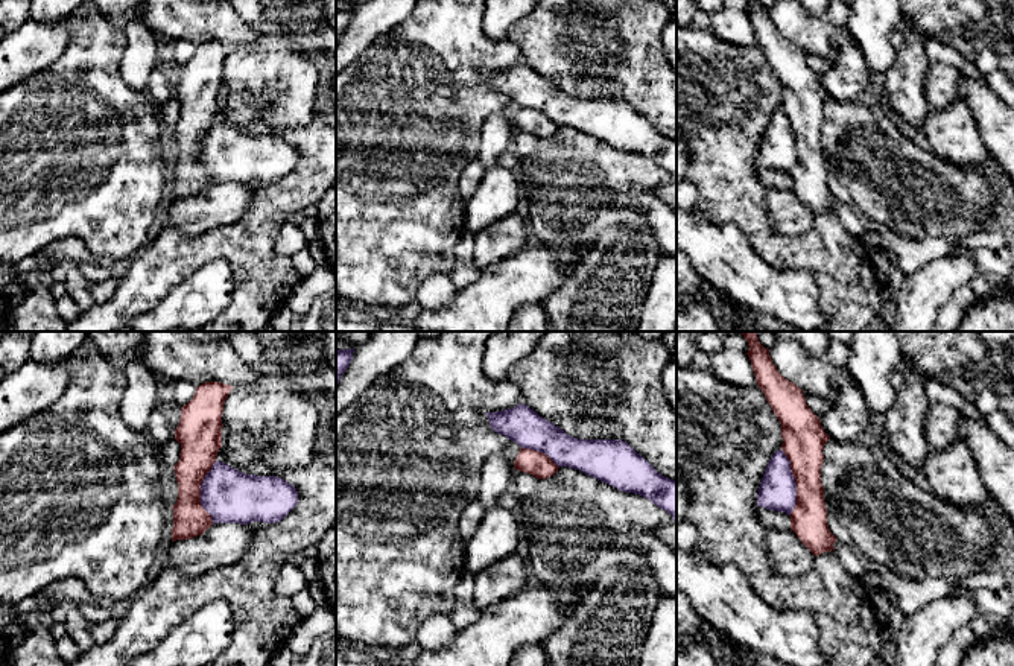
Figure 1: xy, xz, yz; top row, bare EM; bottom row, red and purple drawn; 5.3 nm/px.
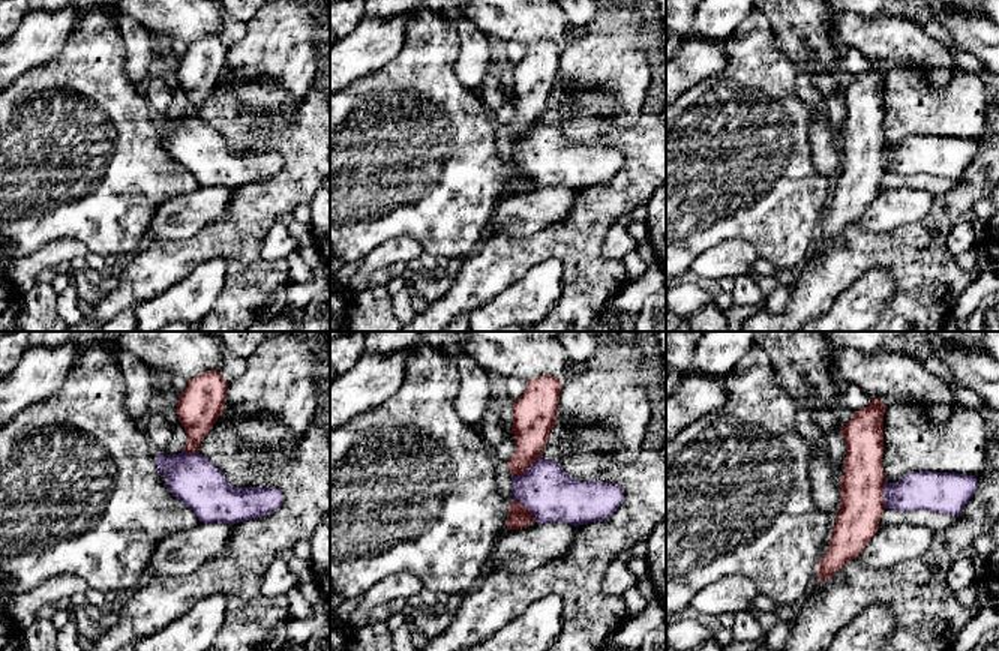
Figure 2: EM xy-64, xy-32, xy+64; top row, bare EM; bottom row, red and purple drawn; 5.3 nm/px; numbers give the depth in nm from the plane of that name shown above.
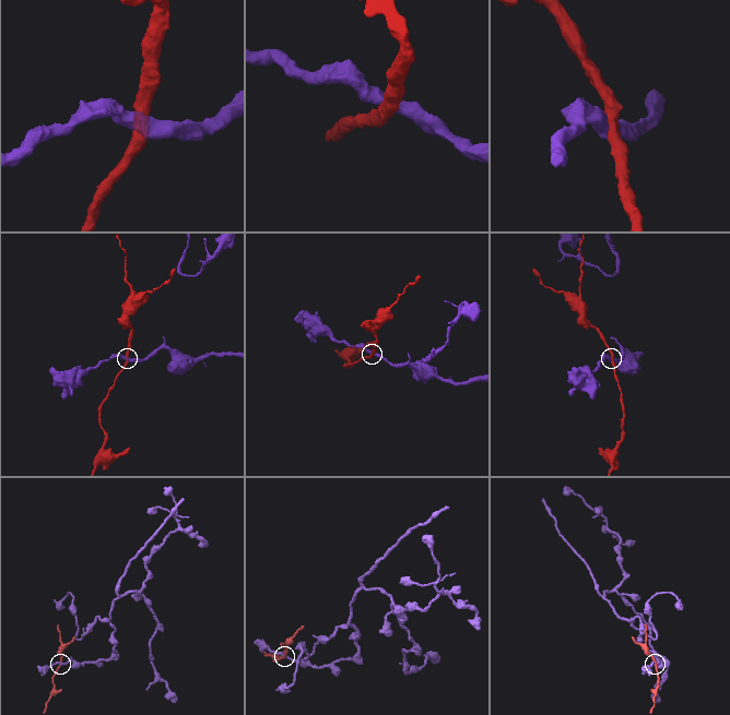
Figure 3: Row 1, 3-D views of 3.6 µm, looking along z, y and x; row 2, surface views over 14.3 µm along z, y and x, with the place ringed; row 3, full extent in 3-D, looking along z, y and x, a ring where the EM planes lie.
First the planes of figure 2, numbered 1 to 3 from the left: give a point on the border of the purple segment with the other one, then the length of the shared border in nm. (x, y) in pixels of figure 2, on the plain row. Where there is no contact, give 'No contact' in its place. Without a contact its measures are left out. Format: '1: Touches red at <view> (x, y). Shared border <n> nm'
1: Touches red at xy-64 (191, 116). Shared border 80 nm
2: Touches red at xy-32 (525, 134). Shared border 190 nm
3: Touches red at xy+64 (882, 158). Shared border 150 nm

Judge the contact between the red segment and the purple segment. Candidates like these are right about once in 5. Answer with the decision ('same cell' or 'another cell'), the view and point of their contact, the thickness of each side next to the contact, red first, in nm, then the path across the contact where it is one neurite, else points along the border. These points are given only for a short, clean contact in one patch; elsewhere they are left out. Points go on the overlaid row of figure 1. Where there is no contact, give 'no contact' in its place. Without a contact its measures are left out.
another cell; contact yz (795, 481); calibres 220 and 200 nm; border yz (782, 449), (789, 461), (795, 482), (795, 507), (789, 516)

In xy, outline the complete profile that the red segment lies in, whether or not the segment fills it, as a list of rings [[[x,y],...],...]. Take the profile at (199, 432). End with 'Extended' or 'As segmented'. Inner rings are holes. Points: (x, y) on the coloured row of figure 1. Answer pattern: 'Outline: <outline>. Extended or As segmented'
Outline: [[[205,382],[196,386],[193,398],[181,408],[175,439],[181,444],[175,464],[178,499],[172,506],[172,541],[202,535],[211,528],[211,515],[201,505],[201,484],[216,462],[222,447],[222,412],[233,386]]]. As segmented

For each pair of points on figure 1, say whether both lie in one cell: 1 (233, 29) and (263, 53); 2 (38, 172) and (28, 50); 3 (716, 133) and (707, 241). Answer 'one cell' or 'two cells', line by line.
1: two cells
2: two cells
3: two cells

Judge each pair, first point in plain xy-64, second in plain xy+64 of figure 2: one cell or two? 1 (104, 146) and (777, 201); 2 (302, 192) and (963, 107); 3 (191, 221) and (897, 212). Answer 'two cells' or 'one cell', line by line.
1: one cell
2: two cells
3: one cell

